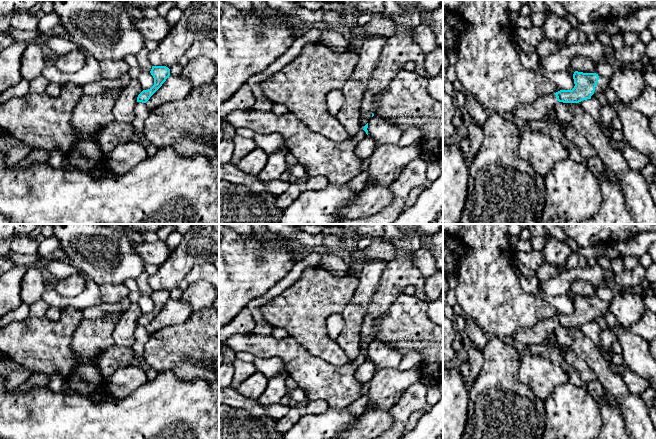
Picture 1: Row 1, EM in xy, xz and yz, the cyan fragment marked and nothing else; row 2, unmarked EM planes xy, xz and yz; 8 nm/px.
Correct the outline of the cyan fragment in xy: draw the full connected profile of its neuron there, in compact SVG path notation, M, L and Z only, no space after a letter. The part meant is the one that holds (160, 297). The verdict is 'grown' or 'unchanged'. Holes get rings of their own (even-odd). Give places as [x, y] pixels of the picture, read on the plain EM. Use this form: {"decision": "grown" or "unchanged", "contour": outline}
{"decision": "unchanged", "contour": "M152 290L150 297L154 302L154 309L148 314L143 314L138 319L137 326L146 327L170 300L170 293L166 290Z"}

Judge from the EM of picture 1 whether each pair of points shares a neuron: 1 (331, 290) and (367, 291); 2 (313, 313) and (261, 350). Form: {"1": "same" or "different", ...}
{"1": "different", "2": "different"}

